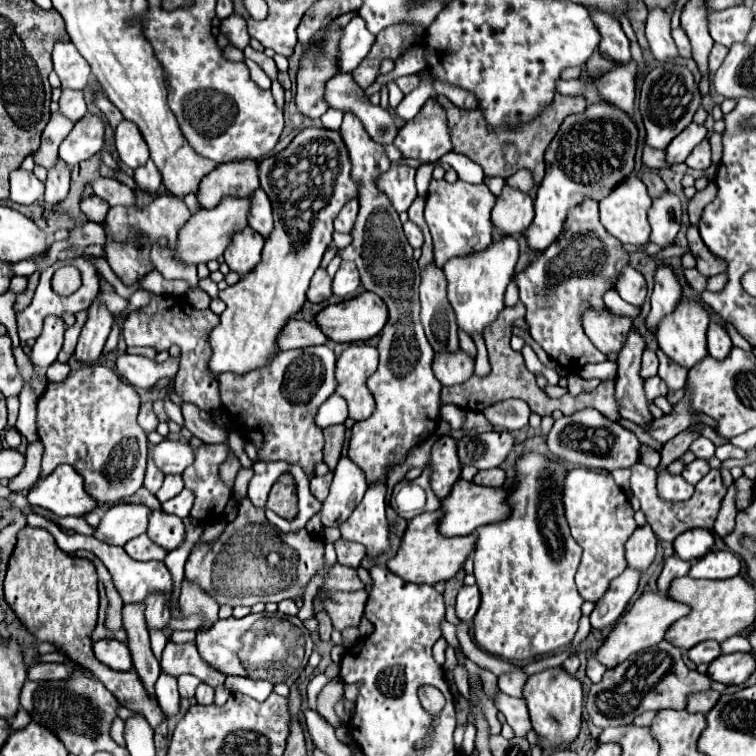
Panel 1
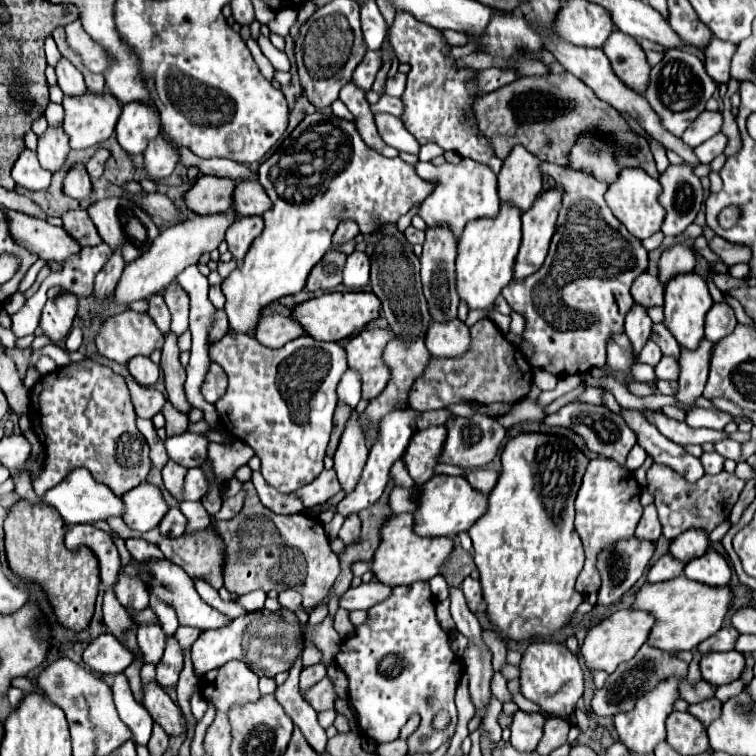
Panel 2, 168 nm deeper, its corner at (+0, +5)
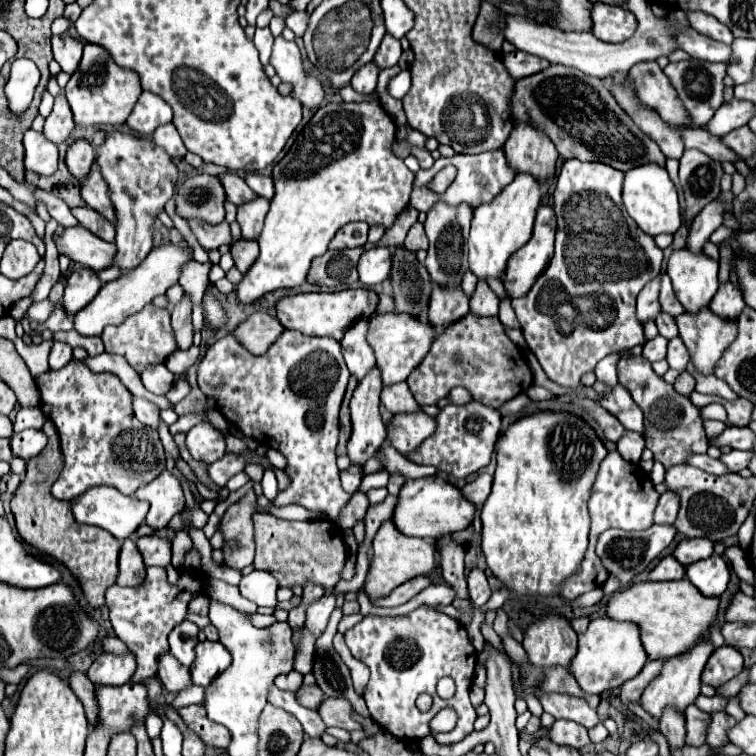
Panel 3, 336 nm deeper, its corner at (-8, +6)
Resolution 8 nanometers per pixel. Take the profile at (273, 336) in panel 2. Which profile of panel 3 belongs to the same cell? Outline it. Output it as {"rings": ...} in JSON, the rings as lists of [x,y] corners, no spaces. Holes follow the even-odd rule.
{"rings":[[[258,311],[252,313],[248,319],[244,319],[236,329],[232,329],[232,335],[252,355],[262,355],[278,339],[282,331],[284,327],[276,321],[276,317]]]}

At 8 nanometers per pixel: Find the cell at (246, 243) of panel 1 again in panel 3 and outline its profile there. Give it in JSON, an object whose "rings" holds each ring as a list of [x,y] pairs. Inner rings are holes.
{"rings":[[[256,197],[256,201],[248,201],[248,205],[238,207],[238,223],[242,227],[244,239],[254,239],[260,235],[264,227],[264,217],[268,213],[268,205],[268,199]]]}

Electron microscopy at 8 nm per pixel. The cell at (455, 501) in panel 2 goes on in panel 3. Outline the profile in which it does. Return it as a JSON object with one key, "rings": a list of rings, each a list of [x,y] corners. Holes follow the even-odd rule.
{"rings":[[[424,477],[424,479],[408,479],[398,493],[398,503],[392,515],[394,525],[400,533],[408,537],[422,537],[422,539],[440,539],[444,535],[456,533],[466,529],[476,513],[476,505],[468,503],[460,491],[446,483],[440,477]]]}

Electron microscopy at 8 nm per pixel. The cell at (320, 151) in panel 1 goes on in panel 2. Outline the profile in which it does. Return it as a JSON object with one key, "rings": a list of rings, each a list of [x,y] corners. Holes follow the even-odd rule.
{"rings":[[[320,112],[306,116],[278,146],[278,150],[260,164],[258,180],[272,200],[272,210],[264,214],[264,232],[260,238],[250,246],[240,266],[222,282],[222,292],[226,296],[224,310],[228,314],[232,334],[254,334],[262,310],[268,304],[304,290],[310,270],[330,250],[332,234],[340,220],[354,218],[360,232],[368,234],[374,230],[376,222],[396,222],[412,208],[414,202],[422,202],[432,192],[432,184],[422,180],[412,164],[400,158],[384,158],[370,150],[358,136],[354,122],[324,116]]]}

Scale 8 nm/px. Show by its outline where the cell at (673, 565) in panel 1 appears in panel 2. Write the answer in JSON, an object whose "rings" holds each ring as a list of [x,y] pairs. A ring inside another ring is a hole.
{"rings":[[[666,554],[662,556],[660,560],[654,562],[654,566],[650,568],[648,572],[648,582],[664,582],[664,580],[670,580],[670,578],[676,578],[684,572],[684,562],[676,560],[674,556]]]}

